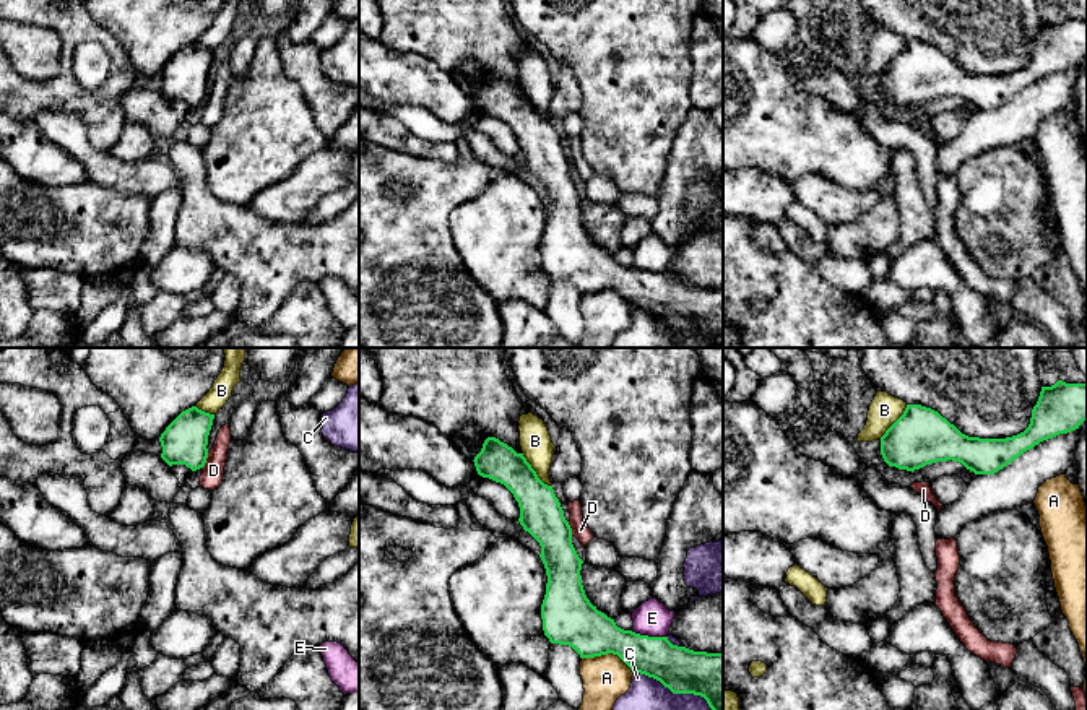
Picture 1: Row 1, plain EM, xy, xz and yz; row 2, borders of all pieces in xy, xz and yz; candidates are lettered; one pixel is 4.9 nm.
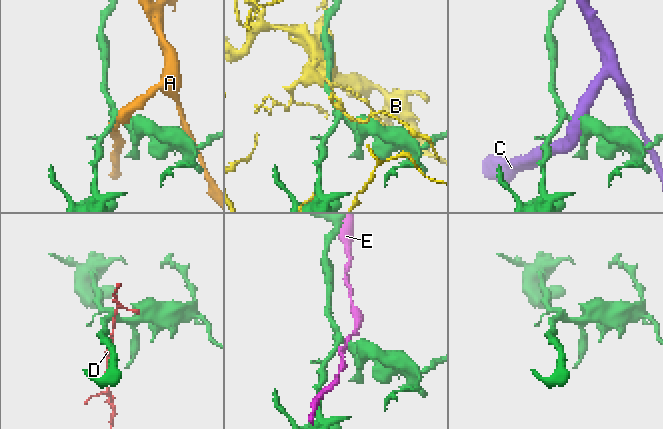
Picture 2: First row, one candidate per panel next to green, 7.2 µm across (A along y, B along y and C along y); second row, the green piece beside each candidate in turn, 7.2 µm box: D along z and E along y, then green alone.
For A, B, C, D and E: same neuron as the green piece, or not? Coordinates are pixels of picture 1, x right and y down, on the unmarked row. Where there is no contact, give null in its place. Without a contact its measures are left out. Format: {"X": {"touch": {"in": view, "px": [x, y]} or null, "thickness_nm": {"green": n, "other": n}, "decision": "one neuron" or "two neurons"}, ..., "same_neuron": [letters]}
{"A": {"touch": {"in": "xz", "px": [608, 288]}, "thickness_nm": {"green": 260, "other": 220}, "decision": "two neurons"}, "B": {"touch": {"in": "xz", "px": [535, 108]}, "thickness_nm": {"green": 220, "other": 160}, "decision": "two neurons"}, "C": {"touch": {"in": "xz", "px": [675, 329]}, "thickness_nm": {"green": 260, "other": 280}, "decision": "two neurons"}, "D": {"touch": {"in": "xy", "px": [205, 96]}, "thickness_nm": {"green": 220, "other": 110}, "decision": "two neurons"}, "E": {"touch": {"in": "xz", "px": [647, 272]}, "thickness_nm": {"green": 220, "other": 180}, "decision": "two neurons"}, "same_neuron": []}

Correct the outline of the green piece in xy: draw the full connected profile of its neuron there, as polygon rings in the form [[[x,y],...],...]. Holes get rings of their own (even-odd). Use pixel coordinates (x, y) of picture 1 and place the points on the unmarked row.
[[[197,42],[182,47],[161,70],[161,94],[169,101],[185,101],[192,107],[205,102],[208,71],[214,50]]]

